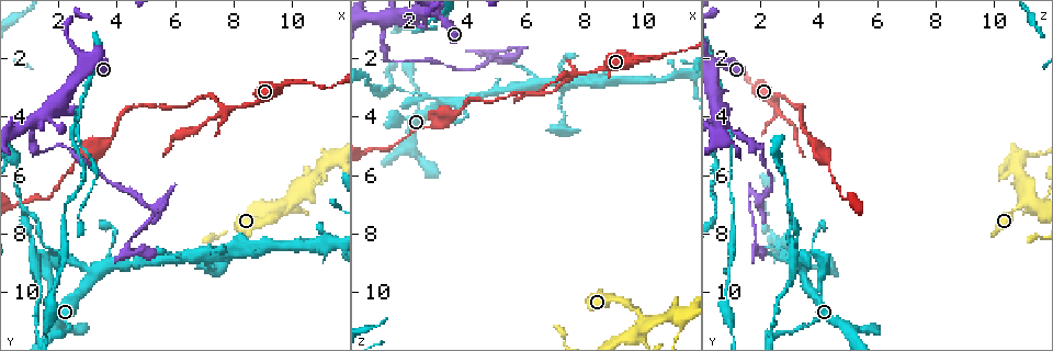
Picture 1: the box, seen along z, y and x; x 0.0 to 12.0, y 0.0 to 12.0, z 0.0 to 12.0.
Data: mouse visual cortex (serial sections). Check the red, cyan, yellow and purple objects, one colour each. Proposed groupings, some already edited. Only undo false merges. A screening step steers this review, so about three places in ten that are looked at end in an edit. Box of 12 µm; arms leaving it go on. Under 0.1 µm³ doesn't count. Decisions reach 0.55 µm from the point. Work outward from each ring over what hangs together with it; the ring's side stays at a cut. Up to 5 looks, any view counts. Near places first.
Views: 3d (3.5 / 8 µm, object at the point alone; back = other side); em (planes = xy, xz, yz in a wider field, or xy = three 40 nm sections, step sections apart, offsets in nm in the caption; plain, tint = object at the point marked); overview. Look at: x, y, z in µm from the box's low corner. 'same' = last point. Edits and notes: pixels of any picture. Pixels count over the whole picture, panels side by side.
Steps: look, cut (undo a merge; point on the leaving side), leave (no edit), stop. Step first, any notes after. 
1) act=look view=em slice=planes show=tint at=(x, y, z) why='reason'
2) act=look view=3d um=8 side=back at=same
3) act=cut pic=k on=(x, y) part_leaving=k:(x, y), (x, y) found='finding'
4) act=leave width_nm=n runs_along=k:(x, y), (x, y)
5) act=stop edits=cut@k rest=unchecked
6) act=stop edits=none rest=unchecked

act=look view=em slice=planes show=tint at=(1.5, 5.2, 2.1) why='abrupt turn'

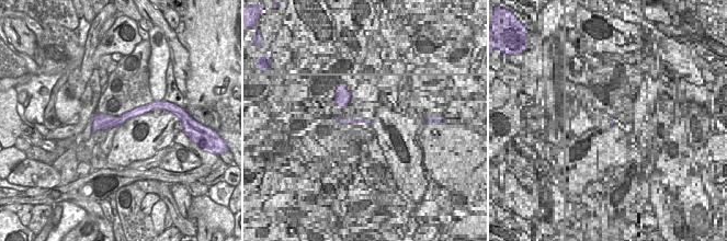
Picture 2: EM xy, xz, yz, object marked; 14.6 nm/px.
act=look view=3d um=3.5 side=back at=same

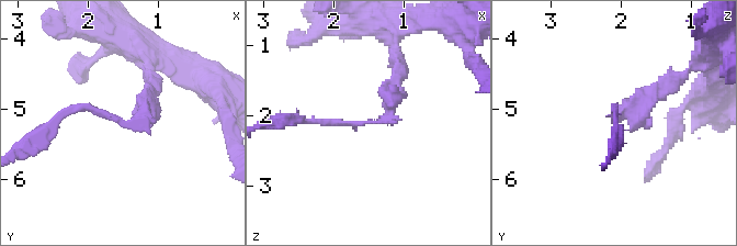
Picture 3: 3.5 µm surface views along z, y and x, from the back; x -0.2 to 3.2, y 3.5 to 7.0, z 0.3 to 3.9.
act=cut pic=3 on=(338, 122) arm_widths_nm=150,200 part_leaving=3:(384, 120), (353, 125), (290, 120) found='a second cell is stuck on'

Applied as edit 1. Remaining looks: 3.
act=look view=overview why='redraw'

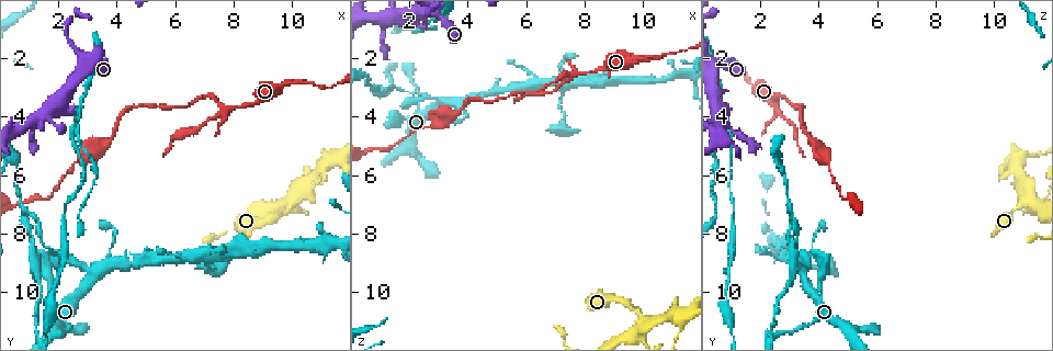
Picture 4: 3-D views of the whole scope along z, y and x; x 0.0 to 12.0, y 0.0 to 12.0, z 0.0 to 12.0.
act=look view=3d um=8 side=back at=(3.1, 9.6, 3.6) why='three arms meet'

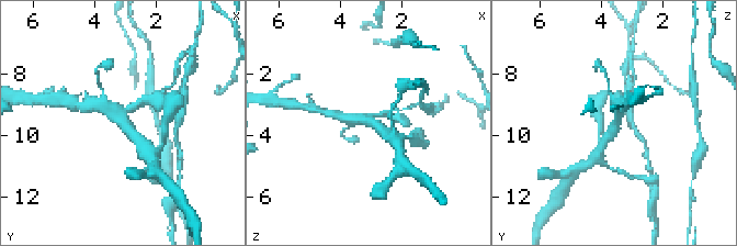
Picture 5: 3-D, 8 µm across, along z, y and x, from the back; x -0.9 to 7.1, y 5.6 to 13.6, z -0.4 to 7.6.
act=look view=em slice=xy step=2 show=tint at=(3.2, 9.5, 3.6) arms=3 arm_widths_nm=150,300,350

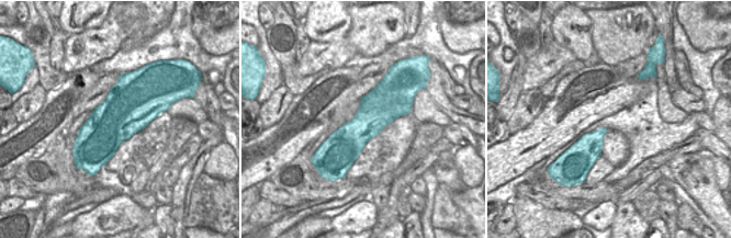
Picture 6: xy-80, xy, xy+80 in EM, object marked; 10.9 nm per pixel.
act=leave runs_along=5:(140, 144), (102, 104), (93, 104) found='one cell here'

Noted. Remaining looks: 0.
act=stop edits=cut@3 rest=unchecked

